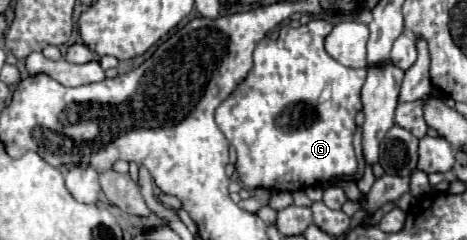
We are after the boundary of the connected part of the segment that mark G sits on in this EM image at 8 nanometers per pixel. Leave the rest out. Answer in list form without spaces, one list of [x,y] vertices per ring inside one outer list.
[[[313,18],[299,28],[281,26],[277,40],[263,38],[255,48],[253,68],[247,78],[219,104],[215,120],[229,144],[237,150],[235,170],[245,188],[295,192],[307,186],[319,186],[331,178],[353,176],[357,172],[353,132],[355,114],[363,106],[361,88],[365,84],[367,68],[347,68],[327,54],[323,42],[331,28],[331,22],[325,18]]]

